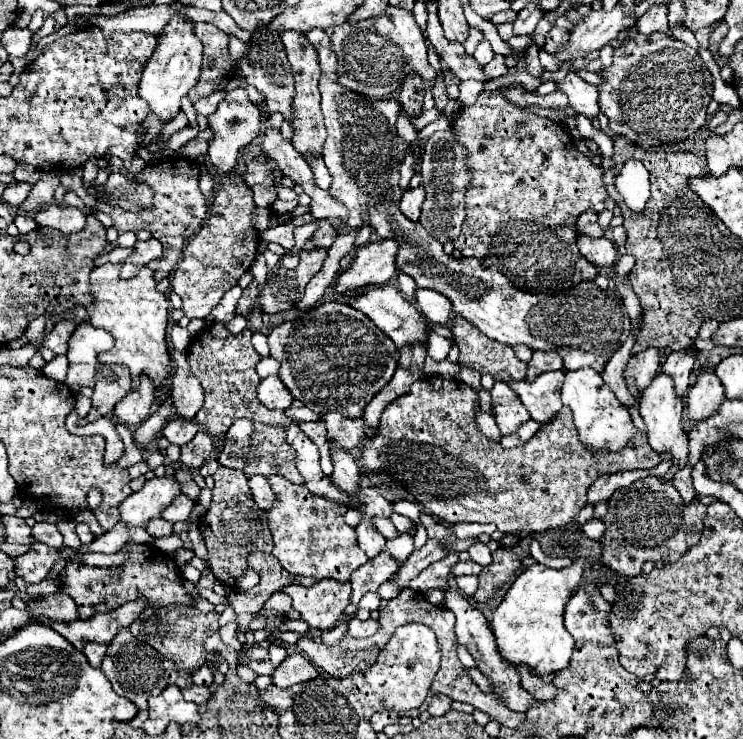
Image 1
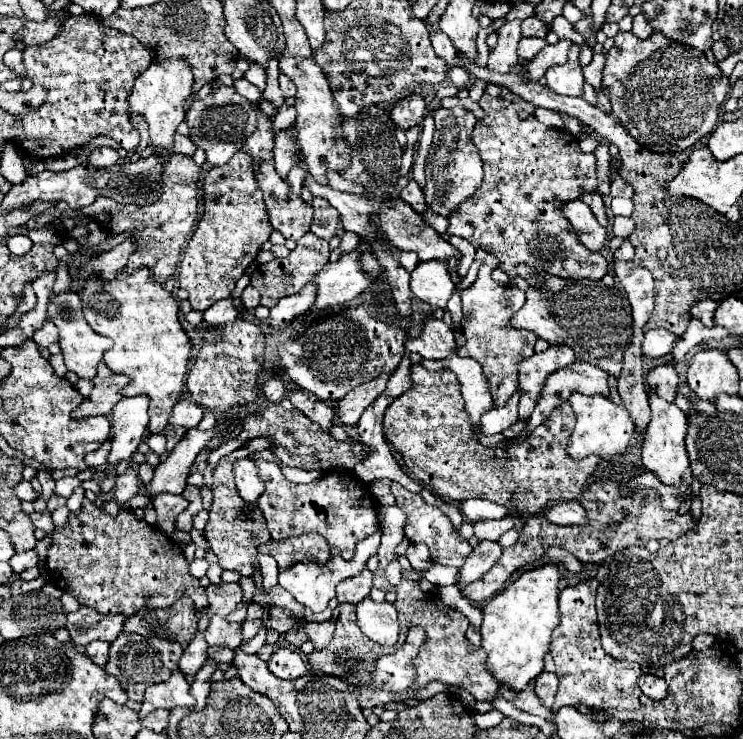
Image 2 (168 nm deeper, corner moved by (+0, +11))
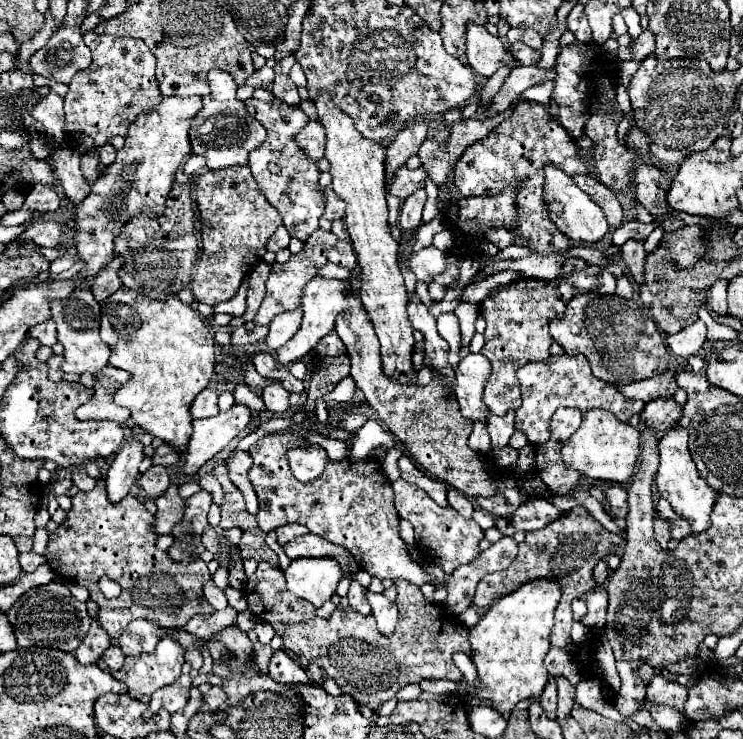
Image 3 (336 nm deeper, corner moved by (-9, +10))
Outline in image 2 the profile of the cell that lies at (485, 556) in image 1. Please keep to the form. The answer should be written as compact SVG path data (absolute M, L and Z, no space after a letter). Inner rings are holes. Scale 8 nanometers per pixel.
M480 541L470 553L466 565L462 565L460 569L460 575L458 575L460 587L480 579L498 561L500 555L502 555L502 547L496 541Z

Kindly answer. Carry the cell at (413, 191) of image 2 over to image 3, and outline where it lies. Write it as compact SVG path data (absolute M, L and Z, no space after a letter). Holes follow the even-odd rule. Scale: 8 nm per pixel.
M417 190L409 198L405 198L401 206L401 216L399 216L399 224L403 230L415 230L421 224L421 212L423 212L425 198L427 198L425 190Z

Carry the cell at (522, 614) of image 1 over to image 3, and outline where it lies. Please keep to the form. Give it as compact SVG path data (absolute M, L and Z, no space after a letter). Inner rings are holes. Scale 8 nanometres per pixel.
M531 580L519 590L499 598L469 634L471 660L477 668L477 682L469 686L469 692L479 700L489 700L501 716L509 716L515 704L525 698L539 698L547 686L549 674L543 658L551 648L549 634L559 598L561 592L555 582Z

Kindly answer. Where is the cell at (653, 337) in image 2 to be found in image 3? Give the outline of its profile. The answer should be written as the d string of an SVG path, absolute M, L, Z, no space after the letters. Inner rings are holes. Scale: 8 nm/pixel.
M697 320L691 326L683 328L681 332L667 336L667 344L675 356L687 358L687 356L693 356L701 350L701 346L705 342L705 334L707 334L707 330L705 330L703 320Z

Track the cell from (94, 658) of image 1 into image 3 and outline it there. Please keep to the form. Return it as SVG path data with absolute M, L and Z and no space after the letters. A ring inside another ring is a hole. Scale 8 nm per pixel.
M109 646L105 650L105 654L103 654L103 662L109 666L109 670L121 668L123 666L123 660L125 660L125 656L123 656L123 652L117 646Z

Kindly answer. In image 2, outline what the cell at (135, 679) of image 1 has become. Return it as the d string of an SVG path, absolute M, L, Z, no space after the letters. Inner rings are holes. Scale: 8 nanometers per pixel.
M122 631L120 637L110 643L110 657L106 663L106 671L118 677L122 689L130 695L132 701L142 701L146 687L170 679L172 671L178 669L178 661L182 653L184 649L176 641L162 639L162 637L142 637L142 635Z

